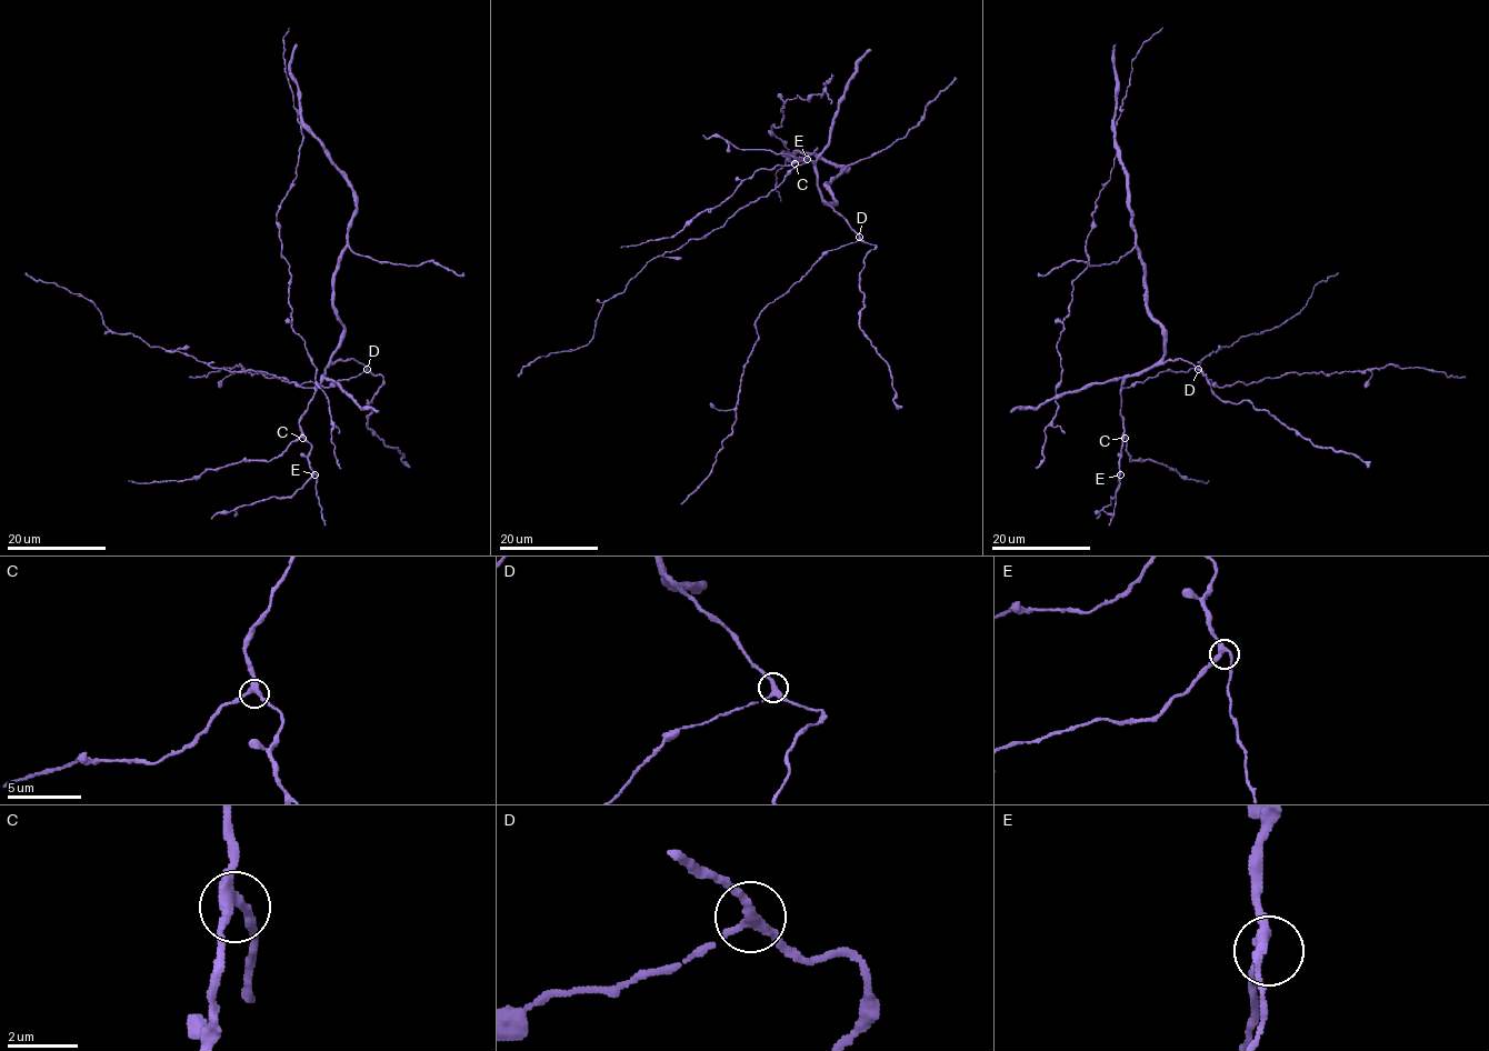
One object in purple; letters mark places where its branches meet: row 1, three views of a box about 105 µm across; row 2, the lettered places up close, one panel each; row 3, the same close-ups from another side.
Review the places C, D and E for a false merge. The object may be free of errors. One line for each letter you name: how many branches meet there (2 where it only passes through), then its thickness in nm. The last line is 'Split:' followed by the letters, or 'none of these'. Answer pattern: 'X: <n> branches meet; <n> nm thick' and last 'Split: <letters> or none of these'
Split: none of these

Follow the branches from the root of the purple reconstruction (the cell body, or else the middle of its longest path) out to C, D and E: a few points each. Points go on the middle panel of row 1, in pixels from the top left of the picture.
C: (830, 181), (826, 186), (835, 201), (826, 202), (818, 188), (816, 166), (809, 159), (796, 159), (795, 163)
D: (830, 181), (826, 186), (835, 201), (823, 201), (859, 238)
E: (830, 181), (826, 186), (835, 201), (826, 202), (818, 188), (816, 166), (809, 159), (791, 162), (807, 159)

